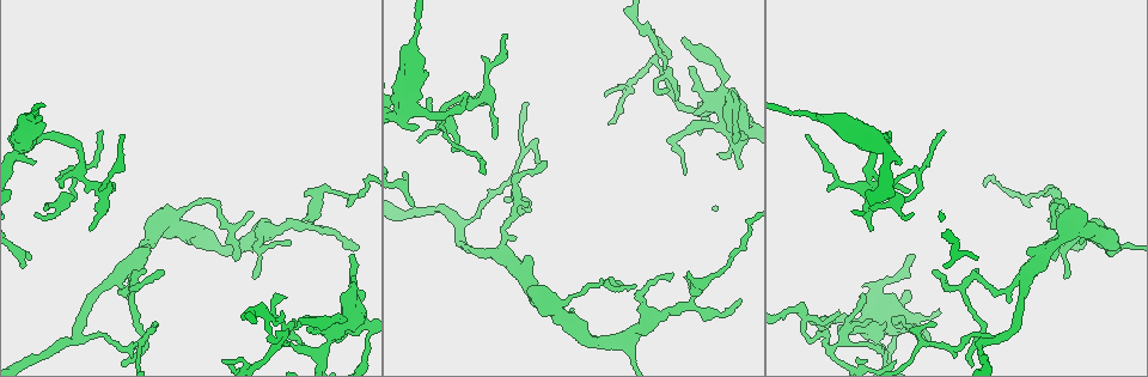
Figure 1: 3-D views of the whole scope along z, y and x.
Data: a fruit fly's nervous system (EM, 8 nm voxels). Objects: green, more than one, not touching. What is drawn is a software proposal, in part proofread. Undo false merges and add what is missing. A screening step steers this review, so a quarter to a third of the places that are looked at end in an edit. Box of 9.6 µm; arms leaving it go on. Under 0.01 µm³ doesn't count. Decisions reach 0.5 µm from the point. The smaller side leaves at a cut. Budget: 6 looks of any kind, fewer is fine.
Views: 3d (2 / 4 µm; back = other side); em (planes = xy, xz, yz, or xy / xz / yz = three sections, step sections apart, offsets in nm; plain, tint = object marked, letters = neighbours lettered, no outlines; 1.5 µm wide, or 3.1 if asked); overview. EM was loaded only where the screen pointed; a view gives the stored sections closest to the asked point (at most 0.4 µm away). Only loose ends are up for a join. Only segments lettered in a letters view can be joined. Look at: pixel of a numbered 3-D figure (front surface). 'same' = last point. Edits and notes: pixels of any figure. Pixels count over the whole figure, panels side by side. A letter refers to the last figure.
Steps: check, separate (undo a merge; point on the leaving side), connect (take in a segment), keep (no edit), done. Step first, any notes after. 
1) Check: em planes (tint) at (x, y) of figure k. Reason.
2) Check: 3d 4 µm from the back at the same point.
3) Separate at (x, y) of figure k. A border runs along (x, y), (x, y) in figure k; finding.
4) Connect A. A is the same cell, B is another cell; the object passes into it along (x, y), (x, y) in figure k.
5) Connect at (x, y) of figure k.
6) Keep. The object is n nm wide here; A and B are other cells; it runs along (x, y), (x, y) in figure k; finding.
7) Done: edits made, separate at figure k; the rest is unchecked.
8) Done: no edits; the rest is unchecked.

Check: 3d 4 µm at (872, 206) of figure 1. Branch stops here.

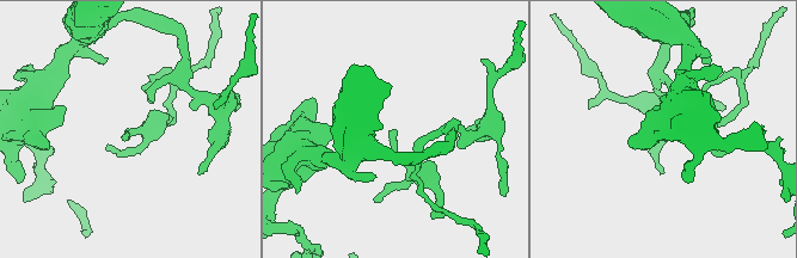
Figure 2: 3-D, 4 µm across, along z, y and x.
Check: em planes (plain) at (123, 136) of figure 2.

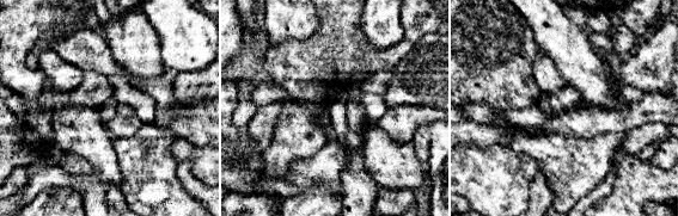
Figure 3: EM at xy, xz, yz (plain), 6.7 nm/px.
Check: em planes (letters) at the same point.

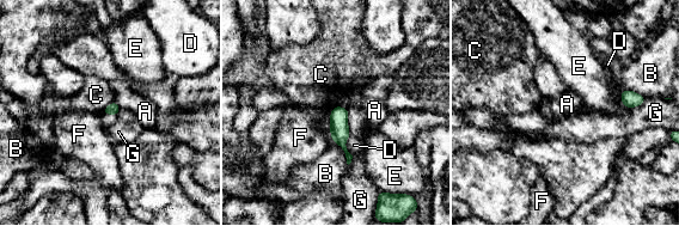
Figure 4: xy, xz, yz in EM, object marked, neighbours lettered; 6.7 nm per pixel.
Keep. The object is 80 nm wide here; A, B, C, D, E, F and G are other cells; a border runs along (335, 105), (330, 114), (330, 134) in figure 4; no lettered segment goes on from it.

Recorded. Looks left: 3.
Check: 3d 2 µm at (544, 161) of figure 1. Thin end.

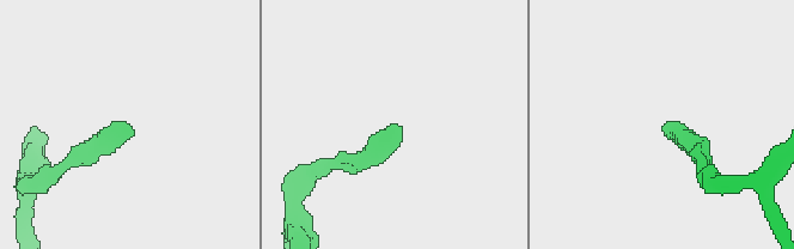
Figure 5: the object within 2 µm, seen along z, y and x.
Check: em planes (letters) at (666, 124) of figure 5. Now the EM.

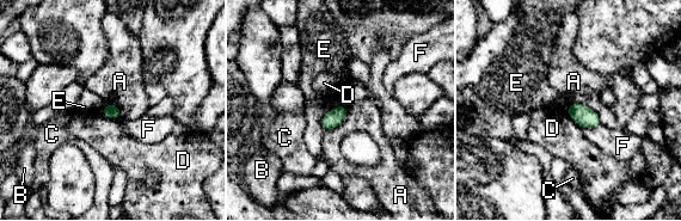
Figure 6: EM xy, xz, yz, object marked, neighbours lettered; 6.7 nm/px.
Keep. A, B, C, D, E and F are other cells; no lettered segment goes on from it.

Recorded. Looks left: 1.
Done: no edits; the rest is unchecked.

